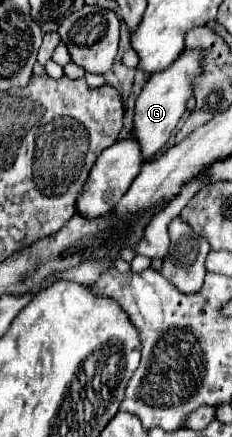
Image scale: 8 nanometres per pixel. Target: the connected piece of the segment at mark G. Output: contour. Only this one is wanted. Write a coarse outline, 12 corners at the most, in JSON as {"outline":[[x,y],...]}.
{"outline":[[186,50],[142,88],[132,138],[148,162],[168,142],[202,72]]}

